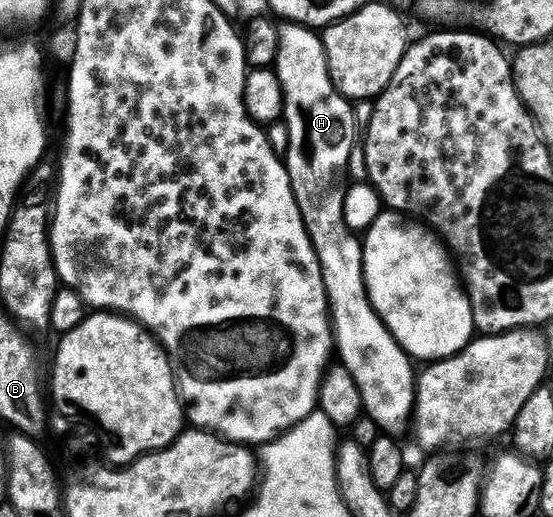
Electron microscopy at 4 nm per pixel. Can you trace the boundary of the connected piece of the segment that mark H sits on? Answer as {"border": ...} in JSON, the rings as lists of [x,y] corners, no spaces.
{"border":[[[283,23],[279,25],[279,54],[275,60],[273,66],[274,72],[279,75],[279,82],[283,88],[283,117],[285,118],[285,124],[289,131],[289,147],[285,154],[285,164],[287,167],[287,174],[291,180],[291,186],[295,192],[295,198],[299,204],[299,210],[303,216],[303,222],[307,228],[307,234],[309,239],[313,243],[315,248],[315,254],[319,257],[319,262],[323,268],[323,278],[325,279],[325,287],[327,288],[327,304],[331,311],[331,319],[333,322],[333,339],[337,344],[337,353],[343,356],[341,361],[342,368],[347,370],[353,380],[357,383],[357,387],[361,391],[361,399],[363,400],[363,408],[368,418],[372,417],[377,424],[380,425],[382,432],[387,435],[400,435],[407,429],[407,420],[412,420],[413,414],[417,409],[417,369],[413,364],[412,358],[407,356],[407,352],[399,346],[395,336],[387,330],[387,324],[382,321],[377,315],[377,311],[371,306],[371,300],[367,294],[367,283],[365,281],[365,275],[363,274],[363,241],[360,240],[350,226],[346,223],[346,197],[347,189],[345,186],[349,181],[348,165],[350,163],[350,155],[357,149],[357,137],[355,141],[355,113],[353,110],[352,102],[348,101],[347,98],[341,96],[337,90],[335,90],[335,84],[331,78],[331,72],[329,71],[329,63],[327,62],[327,56],[325,55],[325,47],[323,46],[322,36],[314,28],[306,25],[297,25],[294,23]]]}

